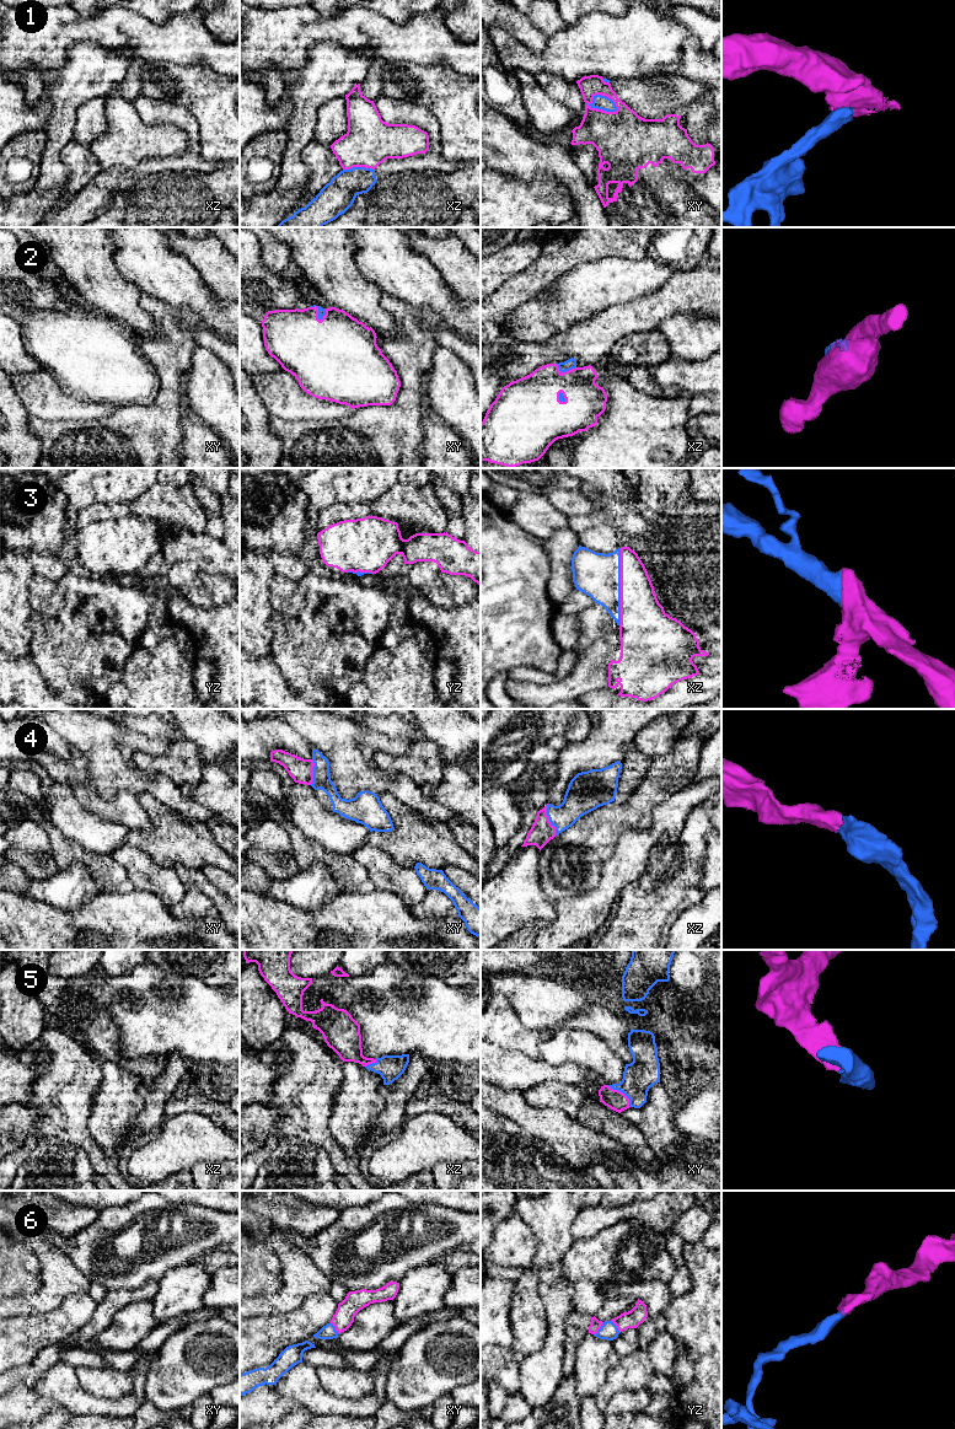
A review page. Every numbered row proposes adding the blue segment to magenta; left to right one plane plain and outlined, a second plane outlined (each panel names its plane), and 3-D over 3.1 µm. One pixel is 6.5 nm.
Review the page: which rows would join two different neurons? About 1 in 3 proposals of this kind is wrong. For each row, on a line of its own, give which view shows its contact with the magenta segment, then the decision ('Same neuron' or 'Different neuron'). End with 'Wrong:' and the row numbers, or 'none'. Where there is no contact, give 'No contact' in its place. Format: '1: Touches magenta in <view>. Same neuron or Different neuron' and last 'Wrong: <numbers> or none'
1: Touches magenta in xy. Different neuron
2: Touches magenta in xz. Same neuron
3: Touches magenta in xz. Same neuron
4: Touches magenta in xz. Same neuron
5: Touches magenta in xy. Same neuron
6: Touches magenta in yz. Same neuron
Wrong: 1

